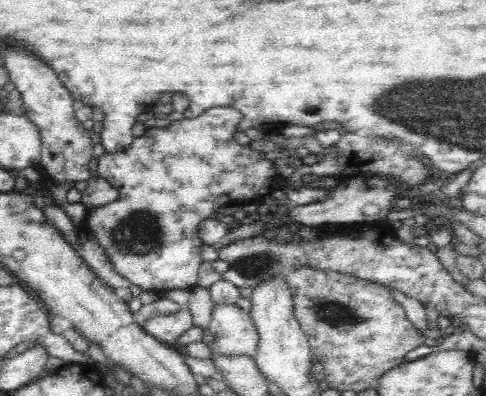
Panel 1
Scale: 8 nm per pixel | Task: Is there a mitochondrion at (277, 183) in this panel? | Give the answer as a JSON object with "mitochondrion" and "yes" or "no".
{"mitochondrion":"no"}

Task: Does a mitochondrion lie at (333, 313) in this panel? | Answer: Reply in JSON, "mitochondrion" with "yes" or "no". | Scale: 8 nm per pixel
{"mitochondrion":"yes"}

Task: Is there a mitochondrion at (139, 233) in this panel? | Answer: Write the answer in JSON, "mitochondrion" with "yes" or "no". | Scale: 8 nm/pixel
{"mitochondrion":"yes"}

